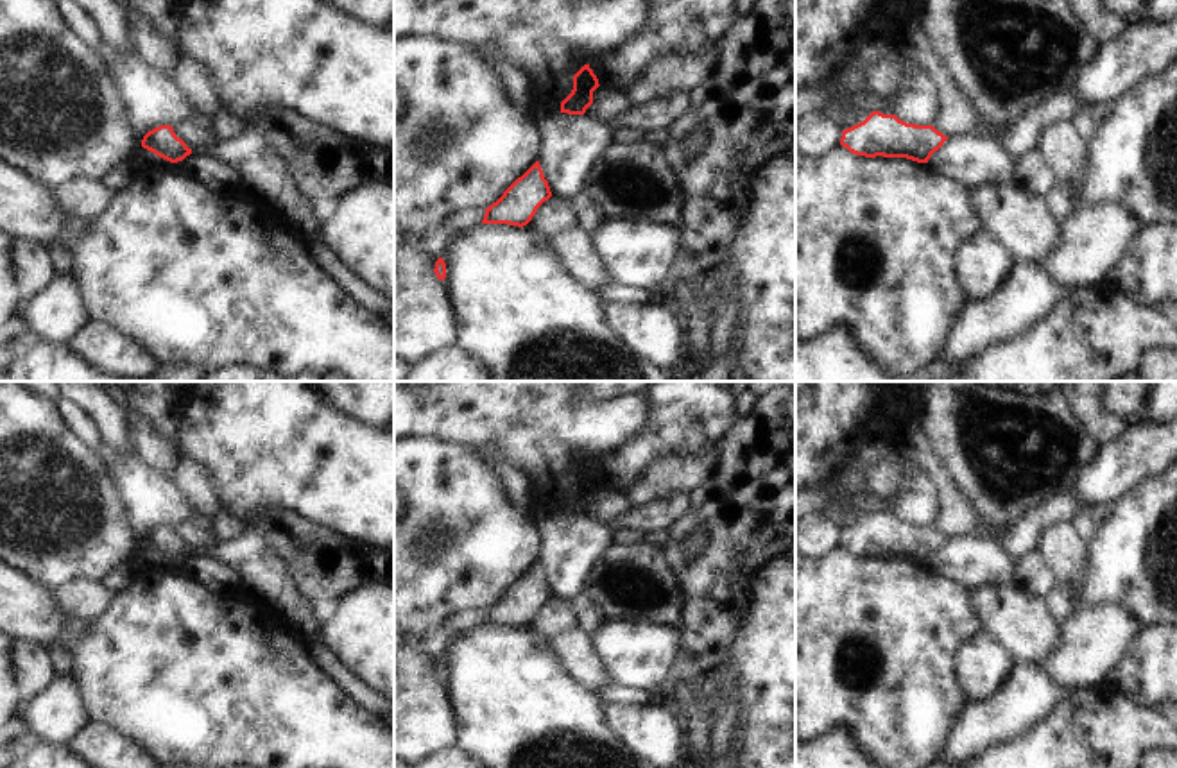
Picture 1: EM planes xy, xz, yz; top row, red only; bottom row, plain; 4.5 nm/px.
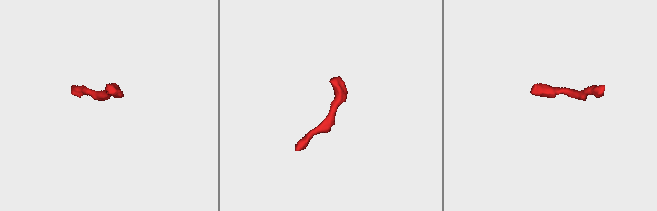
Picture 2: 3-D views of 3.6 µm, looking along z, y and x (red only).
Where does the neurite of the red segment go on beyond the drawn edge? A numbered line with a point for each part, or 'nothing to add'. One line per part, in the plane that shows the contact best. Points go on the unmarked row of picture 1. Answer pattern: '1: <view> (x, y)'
nothing to add

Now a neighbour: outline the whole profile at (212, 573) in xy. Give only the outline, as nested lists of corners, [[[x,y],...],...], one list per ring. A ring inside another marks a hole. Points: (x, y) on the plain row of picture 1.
[[[206,553],[186,557],[185,569],[211,593],[224,593],[240,584],[238,575],[231,567]]]

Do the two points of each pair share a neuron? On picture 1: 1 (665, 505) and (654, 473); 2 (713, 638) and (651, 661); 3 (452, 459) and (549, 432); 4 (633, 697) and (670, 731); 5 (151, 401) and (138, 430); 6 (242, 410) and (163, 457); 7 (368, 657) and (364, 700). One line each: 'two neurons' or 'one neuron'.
1: two neurons
2: two neurons
3: two neurons
4: two neurons
5: two neurons
6: two neurons
7: two neurons

